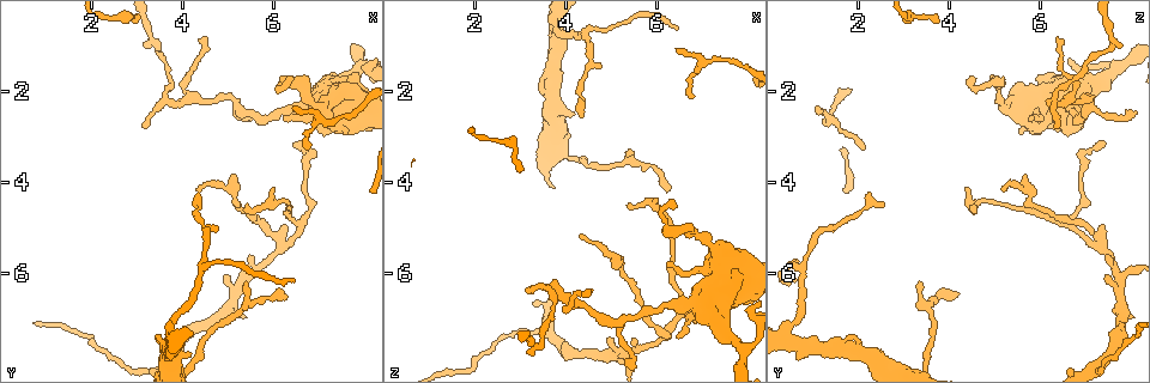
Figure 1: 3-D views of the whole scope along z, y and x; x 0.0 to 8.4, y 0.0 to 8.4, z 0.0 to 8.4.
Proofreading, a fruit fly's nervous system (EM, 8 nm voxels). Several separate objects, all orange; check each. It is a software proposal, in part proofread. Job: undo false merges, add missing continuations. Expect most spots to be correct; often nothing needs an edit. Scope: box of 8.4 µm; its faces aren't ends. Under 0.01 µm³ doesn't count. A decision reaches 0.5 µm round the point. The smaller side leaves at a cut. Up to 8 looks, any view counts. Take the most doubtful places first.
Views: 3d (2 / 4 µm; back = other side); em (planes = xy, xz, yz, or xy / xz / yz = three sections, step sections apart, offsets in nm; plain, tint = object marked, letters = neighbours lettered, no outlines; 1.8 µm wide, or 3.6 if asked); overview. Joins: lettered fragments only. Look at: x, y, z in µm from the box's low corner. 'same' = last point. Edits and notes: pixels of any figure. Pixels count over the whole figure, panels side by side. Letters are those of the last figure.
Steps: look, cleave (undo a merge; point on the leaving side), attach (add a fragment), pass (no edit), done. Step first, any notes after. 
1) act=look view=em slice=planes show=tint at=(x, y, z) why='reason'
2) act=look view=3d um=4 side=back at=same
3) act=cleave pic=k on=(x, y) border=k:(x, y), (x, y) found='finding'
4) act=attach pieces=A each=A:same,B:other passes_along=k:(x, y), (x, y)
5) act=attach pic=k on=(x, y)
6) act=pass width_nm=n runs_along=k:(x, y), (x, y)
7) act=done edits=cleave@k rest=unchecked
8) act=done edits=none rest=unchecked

act=look view=em slice=planes show=tint at=(4.40, 4.20, 5.20) why='thin end'

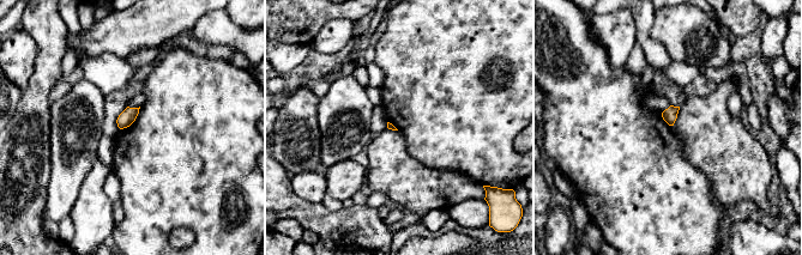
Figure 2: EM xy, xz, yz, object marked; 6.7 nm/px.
act=look view=em slice=planes show=letters at=same

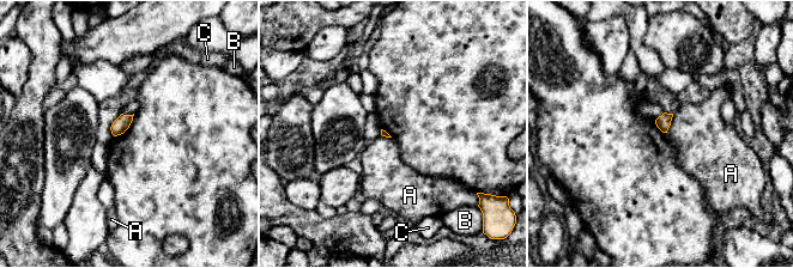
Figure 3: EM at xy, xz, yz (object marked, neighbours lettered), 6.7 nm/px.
act=pass each=A:other,B:other,C:other border=3:(673, 115), (666, 133) found='no lettered fragment goes on from it'

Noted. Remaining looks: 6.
act=look view=em slice=xy step=8 show=tint at=(6.25, 1.80, 5.05) why='sharp bend'

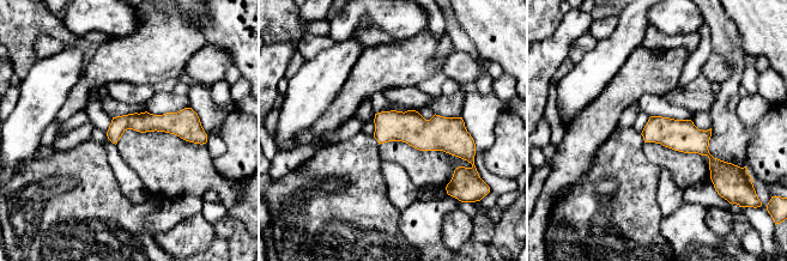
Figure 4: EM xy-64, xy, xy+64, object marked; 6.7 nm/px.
act=look view=em slice=xy step=8 show=letters at=same why='see the neighbours'

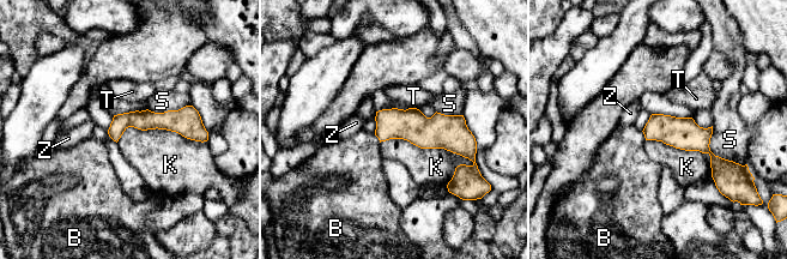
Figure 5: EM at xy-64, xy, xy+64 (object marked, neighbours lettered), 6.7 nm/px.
act=pass each=B:other,K:other,S:other,T:other,Z:other runs_along=5:(379, 114), (423, 132), (466, 134) found='one neuron here'

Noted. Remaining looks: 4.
act=look view=3d um=2 at=(6.25, 6.45, 4.20) why='tapers out'

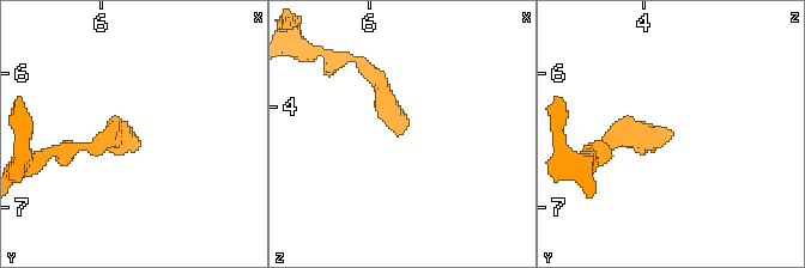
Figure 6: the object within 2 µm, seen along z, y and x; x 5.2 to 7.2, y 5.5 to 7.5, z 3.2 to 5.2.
act=look view=em slice=planes show=letters at=(6.20, 6.46, 4.18) why='now the EM'

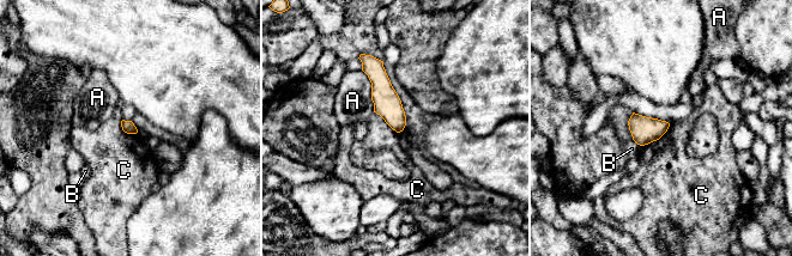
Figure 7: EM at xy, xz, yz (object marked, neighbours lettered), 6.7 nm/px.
act=pass each=A:other,B:other,C:other runs_along=7:(370, 60), (399, 128) found='no lettered fragment goes on from it'

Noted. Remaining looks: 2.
act=done edits=none rest=unchecked

